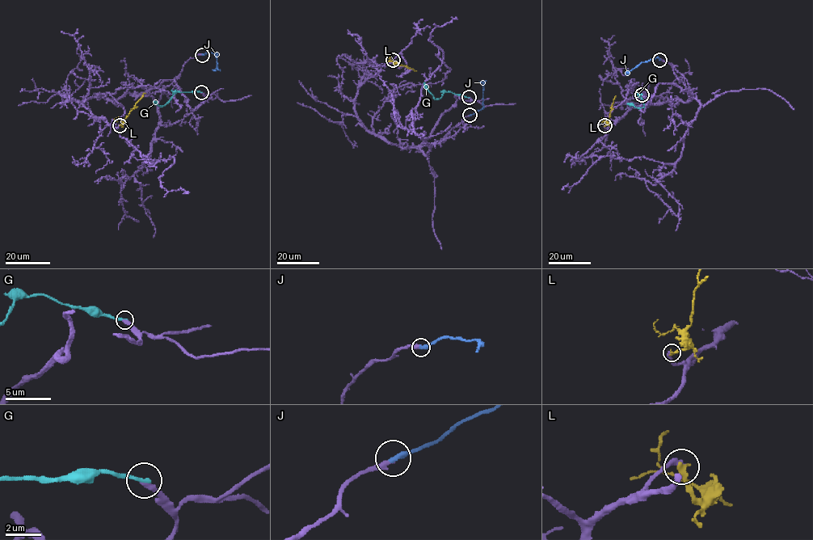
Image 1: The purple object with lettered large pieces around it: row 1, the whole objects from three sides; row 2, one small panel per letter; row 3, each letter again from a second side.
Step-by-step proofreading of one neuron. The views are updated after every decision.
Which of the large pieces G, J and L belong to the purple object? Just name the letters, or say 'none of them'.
J

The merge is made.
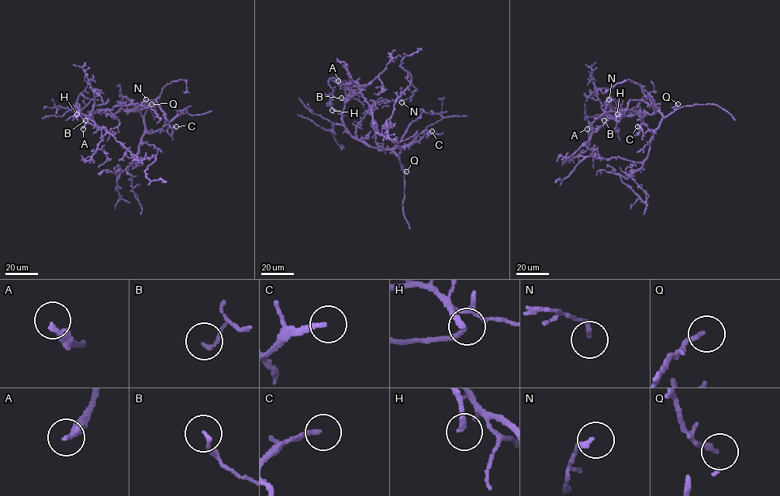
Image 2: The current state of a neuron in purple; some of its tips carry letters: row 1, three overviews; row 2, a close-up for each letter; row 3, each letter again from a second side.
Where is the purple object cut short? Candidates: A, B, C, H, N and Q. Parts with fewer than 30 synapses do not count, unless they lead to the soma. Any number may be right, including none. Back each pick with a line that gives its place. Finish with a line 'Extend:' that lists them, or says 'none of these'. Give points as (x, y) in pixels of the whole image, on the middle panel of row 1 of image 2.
Extend: none of these

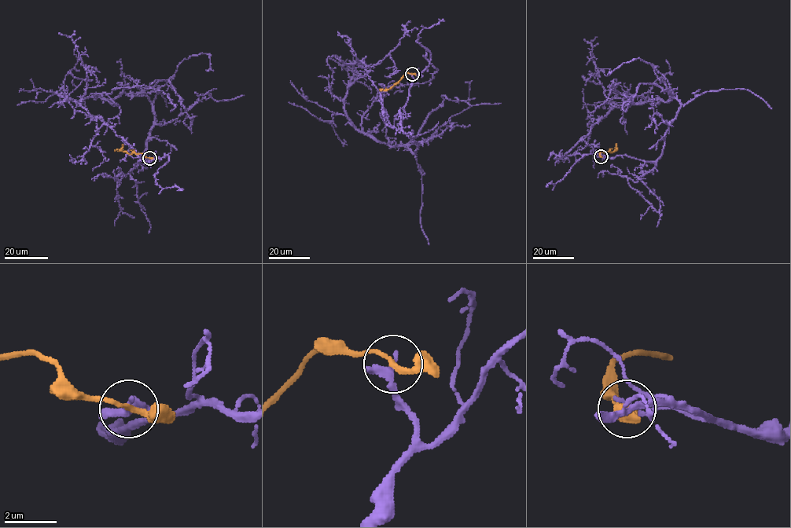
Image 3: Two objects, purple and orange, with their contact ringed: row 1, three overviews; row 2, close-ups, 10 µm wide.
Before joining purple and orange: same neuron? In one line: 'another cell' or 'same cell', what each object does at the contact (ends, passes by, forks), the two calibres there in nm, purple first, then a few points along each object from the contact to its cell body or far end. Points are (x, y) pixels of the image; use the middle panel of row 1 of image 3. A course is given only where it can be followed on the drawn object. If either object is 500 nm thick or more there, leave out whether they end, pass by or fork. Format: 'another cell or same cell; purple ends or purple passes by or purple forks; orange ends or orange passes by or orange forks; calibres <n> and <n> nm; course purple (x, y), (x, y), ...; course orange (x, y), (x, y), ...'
another cell; purple ends; orange passes by; calibres 360 and 190 nm; course purple (412, 74), (401, 128), (415, 141), (413, 153), (361, 133), (343, 100), (404, 30), (417, 28); course orange (412, 74), (406, 73), (388, 89), (379, 91)

